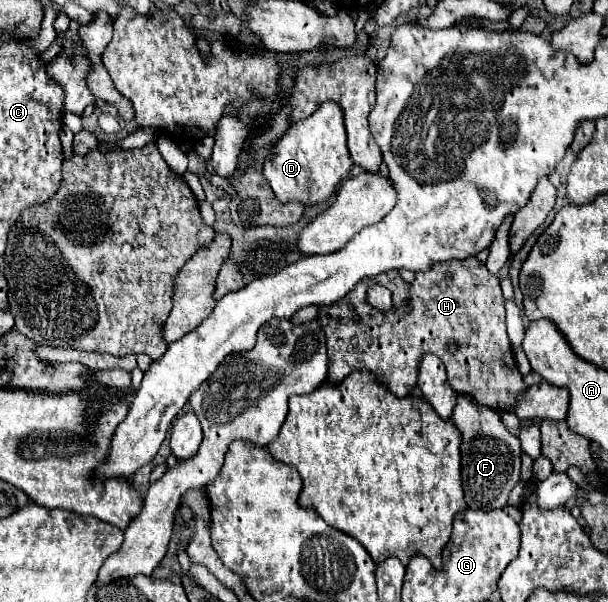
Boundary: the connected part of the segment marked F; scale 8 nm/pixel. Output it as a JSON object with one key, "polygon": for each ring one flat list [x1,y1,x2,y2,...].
{"polygon":[[457,393,453,423,461,431,461,475,469,509,503,509,511,489,519,483,521,443,501,421,499,413,473,401,469,393]]}

